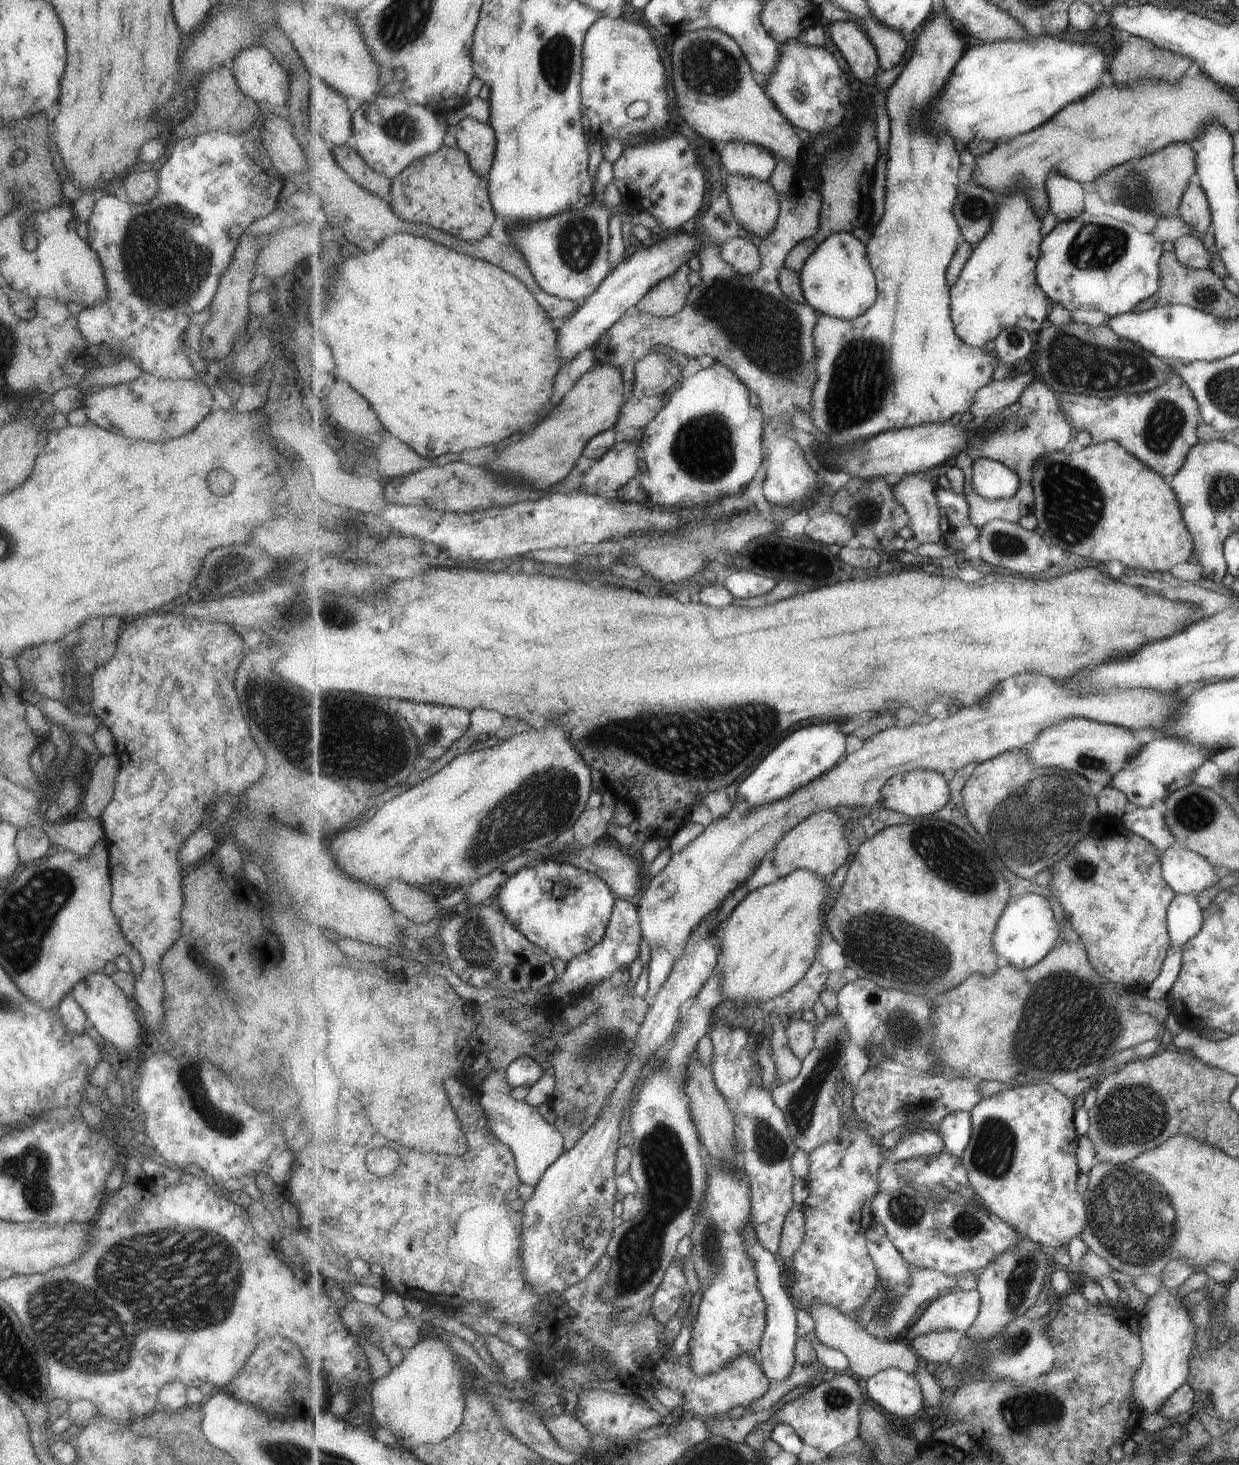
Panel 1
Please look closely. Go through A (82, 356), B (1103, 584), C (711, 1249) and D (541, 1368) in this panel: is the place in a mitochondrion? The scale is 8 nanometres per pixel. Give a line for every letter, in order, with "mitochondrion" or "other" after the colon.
A: other
B: other
C: mitochondrion
D: other

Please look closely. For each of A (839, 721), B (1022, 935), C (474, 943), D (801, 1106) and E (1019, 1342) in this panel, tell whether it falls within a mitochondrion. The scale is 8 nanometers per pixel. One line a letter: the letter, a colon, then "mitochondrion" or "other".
A: other
B: other
C: mitochondrion
D: mitochondrion
E: mitochondrion

